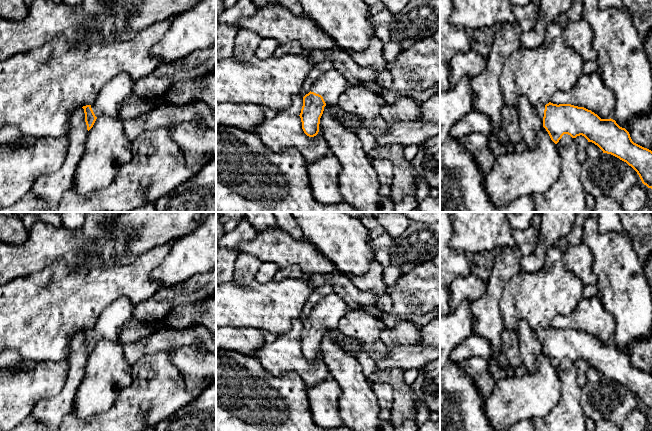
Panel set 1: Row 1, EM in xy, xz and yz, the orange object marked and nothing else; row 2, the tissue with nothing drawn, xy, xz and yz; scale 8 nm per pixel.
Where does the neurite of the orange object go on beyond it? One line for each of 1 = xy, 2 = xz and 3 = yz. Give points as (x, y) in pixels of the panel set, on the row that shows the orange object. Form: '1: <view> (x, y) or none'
1: xy (108, 102)
2: xz (331, 85)
3: yz (539, 109)

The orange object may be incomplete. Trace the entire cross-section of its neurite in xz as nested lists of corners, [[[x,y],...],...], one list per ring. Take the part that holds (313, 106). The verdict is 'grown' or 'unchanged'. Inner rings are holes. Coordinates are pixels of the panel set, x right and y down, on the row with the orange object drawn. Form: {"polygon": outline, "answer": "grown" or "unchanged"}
{"polygon": [[[335,69],[327,71],[312,84],[310,92],[303,97],[299,115],[302,129],[307,136],[314,137],[318,134],[324,107],[336,105],[349,86],[344,76]]], "answer": "grown"}

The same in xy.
{"polygon": [[[121,73],[102,89],[92,105],[83,106],[87,130],[93,127],[100,116],[117,119],[119,108],[133,92],[134,84],[129,75]]], "answer": "grown"}

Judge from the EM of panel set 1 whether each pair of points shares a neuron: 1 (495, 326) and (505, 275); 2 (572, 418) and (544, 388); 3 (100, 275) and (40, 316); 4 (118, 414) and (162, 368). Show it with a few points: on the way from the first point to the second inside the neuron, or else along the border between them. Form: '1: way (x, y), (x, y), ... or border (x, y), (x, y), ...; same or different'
1: way (492, 313), (492, 294), (494, 288); same
2: border (558, 378), (560, 398), (553, 408), (541, 418); different
3: way (85, 290), (71, 300), (60, 300), (55, 303); same
4: way (131, 408), (156, 381); same

